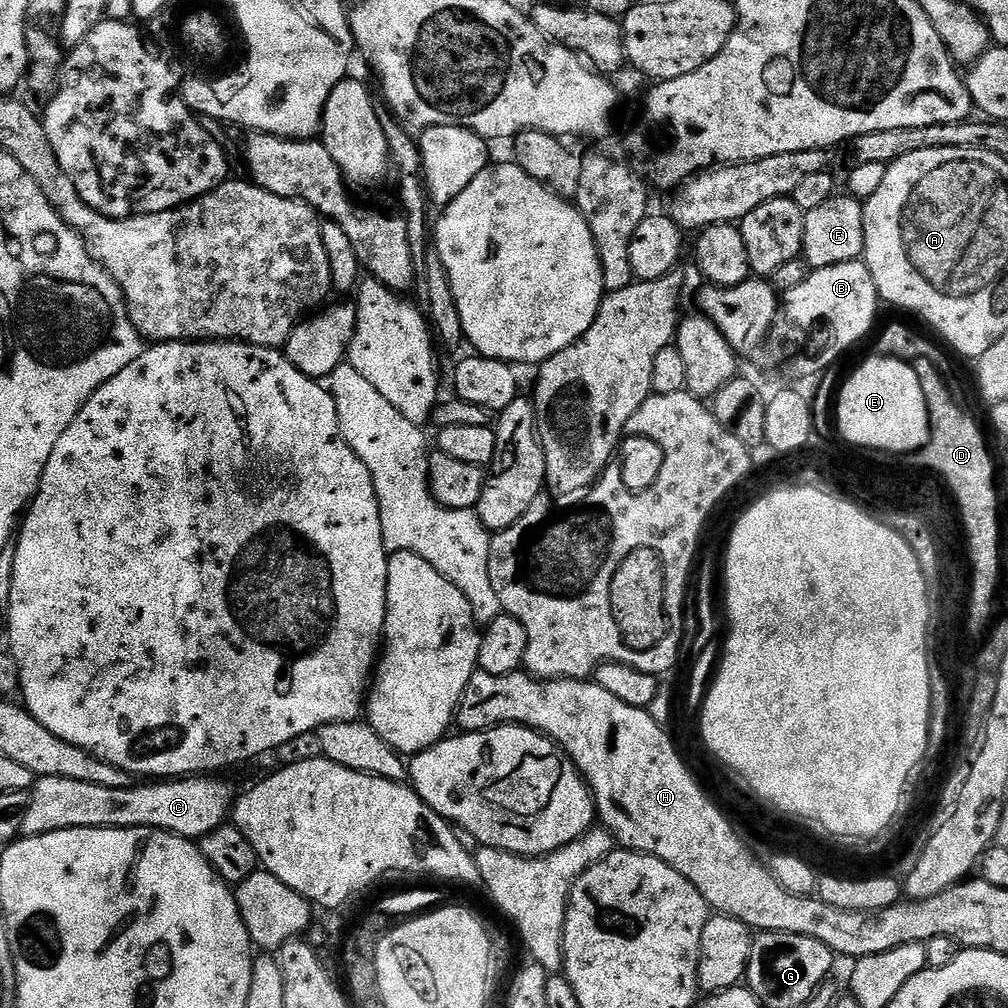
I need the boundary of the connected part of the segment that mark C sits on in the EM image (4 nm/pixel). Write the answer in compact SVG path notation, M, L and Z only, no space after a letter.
M193 774L187 778L136 782L130 788L115 788L42 776L30 789L26 818L22 818L22 833L24 836L41 836L67 828L157 828L196 842L225 823L232 810L234 791L230 785L216 779L220 778Z

